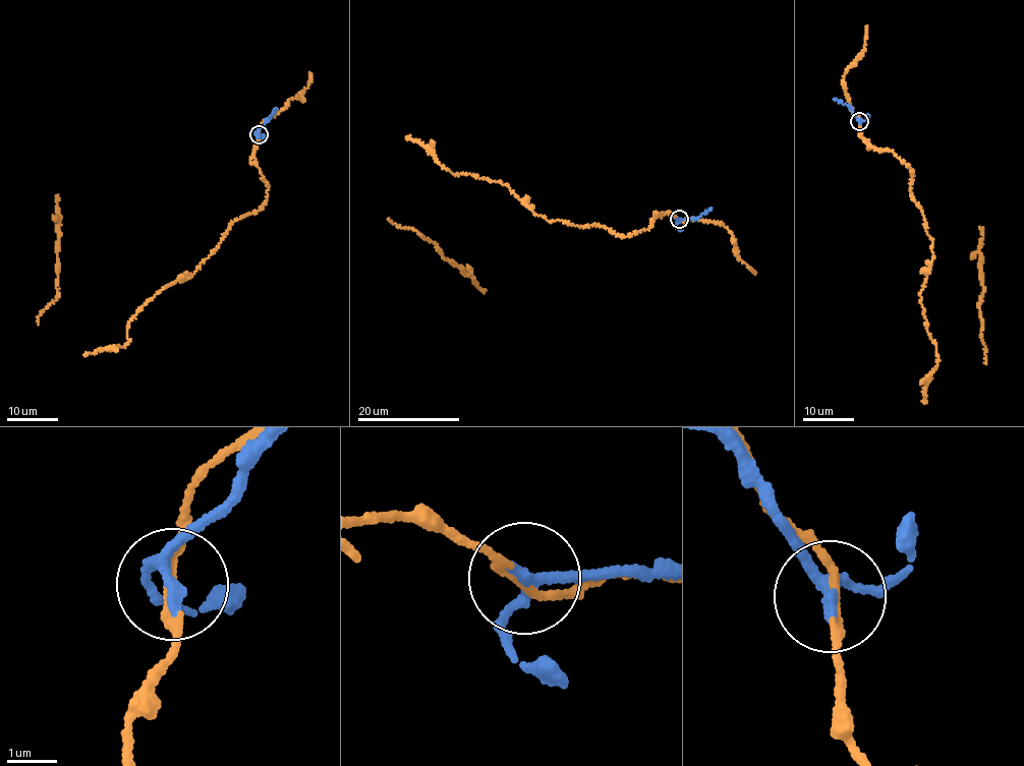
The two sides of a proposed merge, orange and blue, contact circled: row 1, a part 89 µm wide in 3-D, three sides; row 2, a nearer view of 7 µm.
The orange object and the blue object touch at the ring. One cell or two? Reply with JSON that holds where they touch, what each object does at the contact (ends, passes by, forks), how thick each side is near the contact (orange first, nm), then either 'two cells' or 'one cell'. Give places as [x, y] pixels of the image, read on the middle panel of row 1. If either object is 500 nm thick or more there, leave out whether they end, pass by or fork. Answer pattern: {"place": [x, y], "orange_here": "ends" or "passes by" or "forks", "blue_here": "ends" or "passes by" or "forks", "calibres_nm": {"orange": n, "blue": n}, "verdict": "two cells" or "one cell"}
{"place": [679, 219], "orange_here": "passes by", "blue_here": "passes by", "calibres_nm": {"orange": 170, "blue": 220}, "verdict": "one cell"}

